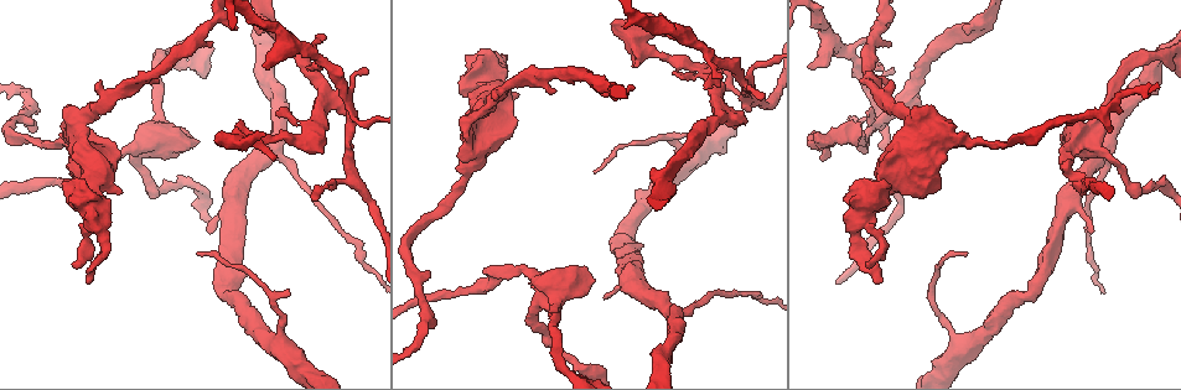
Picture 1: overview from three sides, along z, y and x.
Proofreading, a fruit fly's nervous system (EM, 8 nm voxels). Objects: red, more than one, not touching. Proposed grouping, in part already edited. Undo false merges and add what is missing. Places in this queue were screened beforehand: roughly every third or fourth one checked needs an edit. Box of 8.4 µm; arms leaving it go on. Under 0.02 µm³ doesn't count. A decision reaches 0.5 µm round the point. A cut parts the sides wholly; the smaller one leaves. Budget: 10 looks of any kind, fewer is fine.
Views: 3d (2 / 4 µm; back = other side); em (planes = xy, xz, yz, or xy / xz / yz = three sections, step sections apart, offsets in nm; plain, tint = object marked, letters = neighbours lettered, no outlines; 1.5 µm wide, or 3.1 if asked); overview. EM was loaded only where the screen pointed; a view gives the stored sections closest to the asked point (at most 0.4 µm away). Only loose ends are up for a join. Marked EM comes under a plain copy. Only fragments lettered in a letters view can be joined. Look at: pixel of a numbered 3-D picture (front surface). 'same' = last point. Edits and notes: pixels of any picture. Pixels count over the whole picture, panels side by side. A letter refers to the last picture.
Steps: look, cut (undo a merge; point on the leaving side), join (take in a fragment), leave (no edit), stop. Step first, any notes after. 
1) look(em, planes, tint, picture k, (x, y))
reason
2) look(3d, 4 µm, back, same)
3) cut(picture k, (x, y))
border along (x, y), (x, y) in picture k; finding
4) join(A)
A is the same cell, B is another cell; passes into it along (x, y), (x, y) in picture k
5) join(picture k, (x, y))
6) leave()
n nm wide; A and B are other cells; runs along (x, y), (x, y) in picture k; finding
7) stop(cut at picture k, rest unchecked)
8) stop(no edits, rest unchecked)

look(3d, 2 µm, picture 1, (1107, 148))
branch point

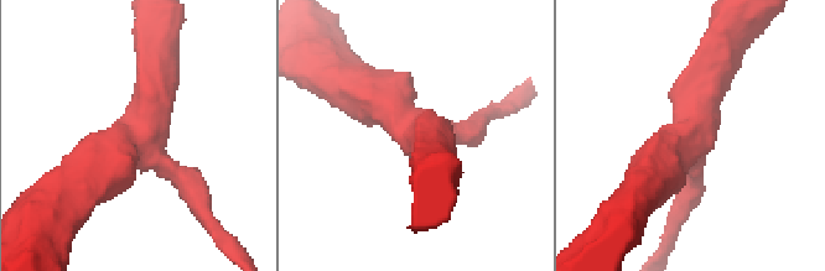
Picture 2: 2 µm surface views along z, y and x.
look(em, xz, step 4, tint, picture 2, (691, 144))
3 arms

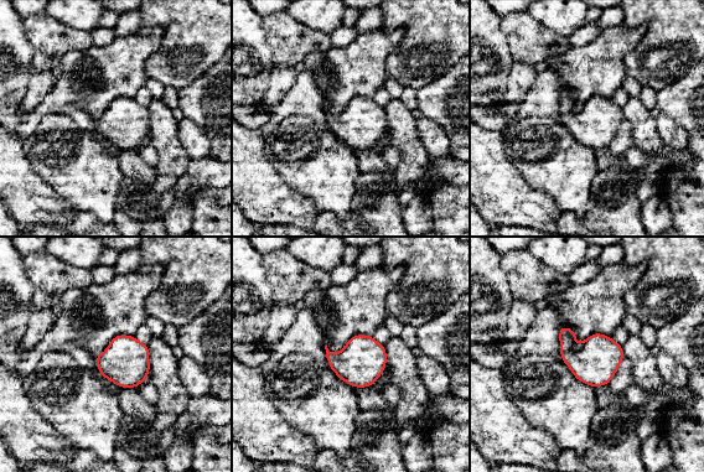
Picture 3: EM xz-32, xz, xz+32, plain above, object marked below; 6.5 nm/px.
look(em, xz, step 4, letters, same)
see the neighbours

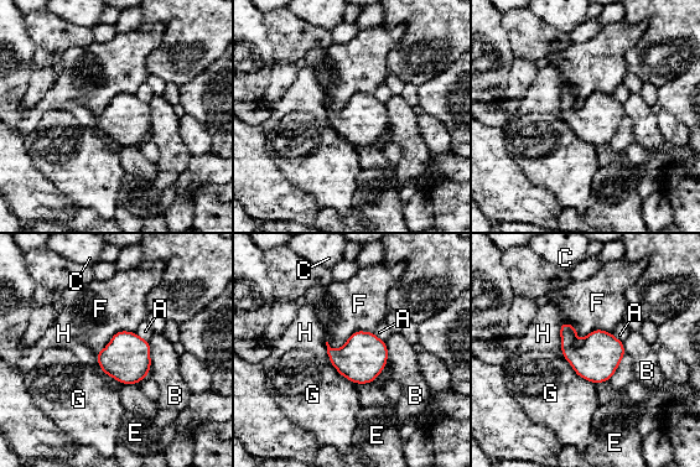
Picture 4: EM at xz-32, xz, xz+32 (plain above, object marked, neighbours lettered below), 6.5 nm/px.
leave()
A, B, C, E, F, G and H are other cells; border along (563, 357), (580, 377), (595, 384) in picture 4; continuous, no second neuron

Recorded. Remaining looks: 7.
look(em, xy, step 4, letters, picture 1, (549, 343))
abrupt turn

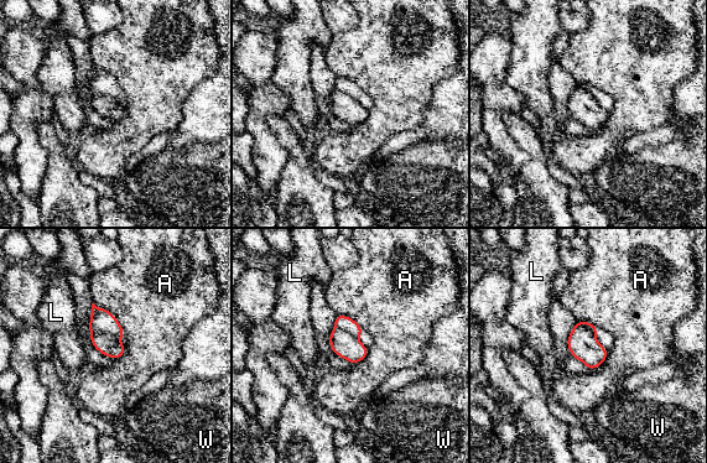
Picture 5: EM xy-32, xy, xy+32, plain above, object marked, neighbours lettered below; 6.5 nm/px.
look(em, planes, letters, same)

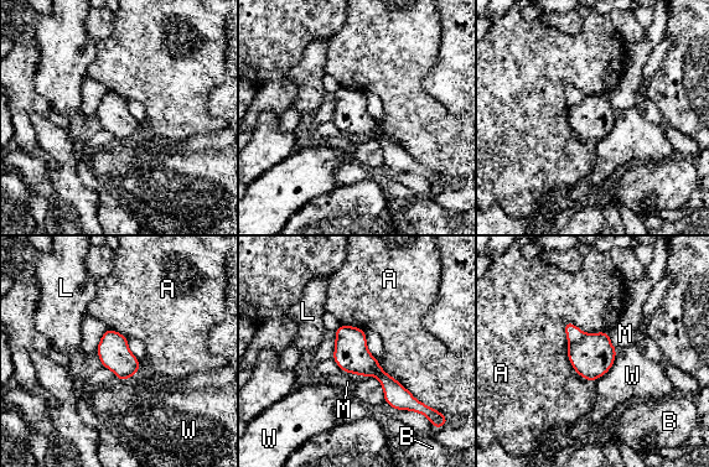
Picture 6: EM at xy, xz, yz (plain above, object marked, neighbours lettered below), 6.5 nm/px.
cut(picture 6, (593, 357))
A, B, L, M and W are other cells; the part that leaves runs along (343, 327), (351, 346), (417, 405) in picture 6; two neurons meet here

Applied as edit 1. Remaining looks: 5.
look(3d, 2 µm, picture 1, (638, 64))
an open end

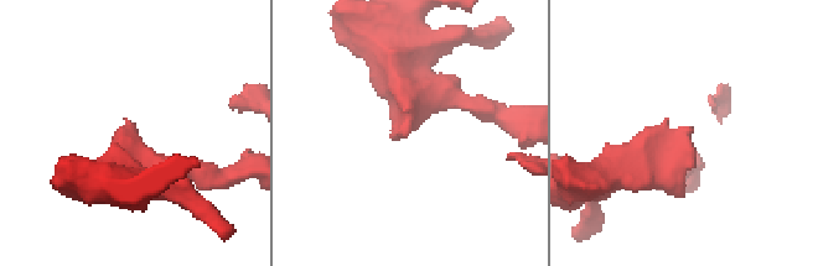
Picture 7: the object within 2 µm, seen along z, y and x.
look(em, planes, letters, picture 7, (127, 127))
arms of 160, 280 nm

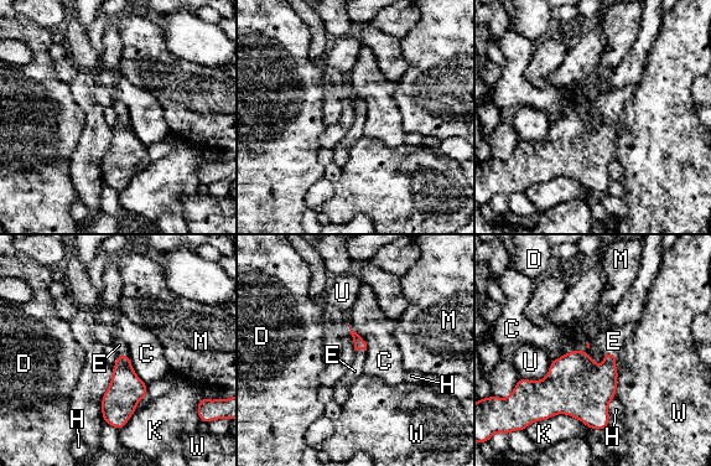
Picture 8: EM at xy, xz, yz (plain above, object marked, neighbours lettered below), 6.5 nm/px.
join(E)
E is the same cell, C, D, H, K, M, U and W are other cells; passes into it along (592, 387), (611, 353), (613, 341) in picture 8; it goes on there

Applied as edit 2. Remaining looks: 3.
stop(cut at picture 6, join at picture 8, rest unchecked)

